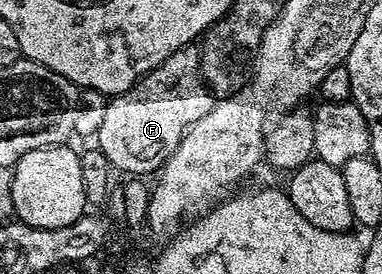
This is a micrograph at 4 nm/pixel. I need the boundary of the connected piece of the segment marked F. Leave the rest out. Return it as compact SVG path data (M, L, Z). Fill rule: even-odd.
M193 46L180 48L127 91L110 99L95 137L95 147L107 154L107 162L118 173L130 172L133 176L156 173L175 154L179 142L183 142L183 134L214 103L214 93L201 77L200 51Z

